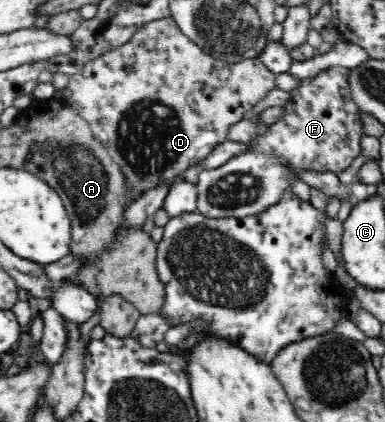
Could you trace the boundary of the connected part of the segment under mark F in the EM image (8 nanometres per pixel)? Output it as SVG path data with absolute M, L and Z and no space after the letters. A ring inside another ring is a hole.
M330 67L326 70L322 70L318 72L316 76L312 78L304 78L300 81L300 84L297 88L290 91L291 101L288 104L284 105L284 111L282 117L276 121L274 124L270 126L270 130L268 130L268 134L266 136L262 136L262 138L258 138L258 140L254 140L254 142L246 142L252 147L254 150L252 152L246 152L246 154L242 154L242 156L234 156L232 160L228 160L228 164L224 164L219 167L214 167L211 169L202 169L199 171L199 178L197 183L195 183L195 187L197 190L197 211L199 213L204 214L204 216L210 218L218 218L218 217L247 217L248 215L253 215L254 213L262 212L266 210L270 205L276 204L278 202L279 197L282 196L282 193L286 189L290 189L290 178L297 178L295 176L295 172L298 169L310 169L315 171L330 171L336 174L340 174L340 172L344 172L356 156L360 154L360 139L363 137L361 126L357 121L359 115L359 109L357 104L354 103L354 100L351 96L351 90L349 89L349 83L344 74L342 74L342 70L339 68Z

